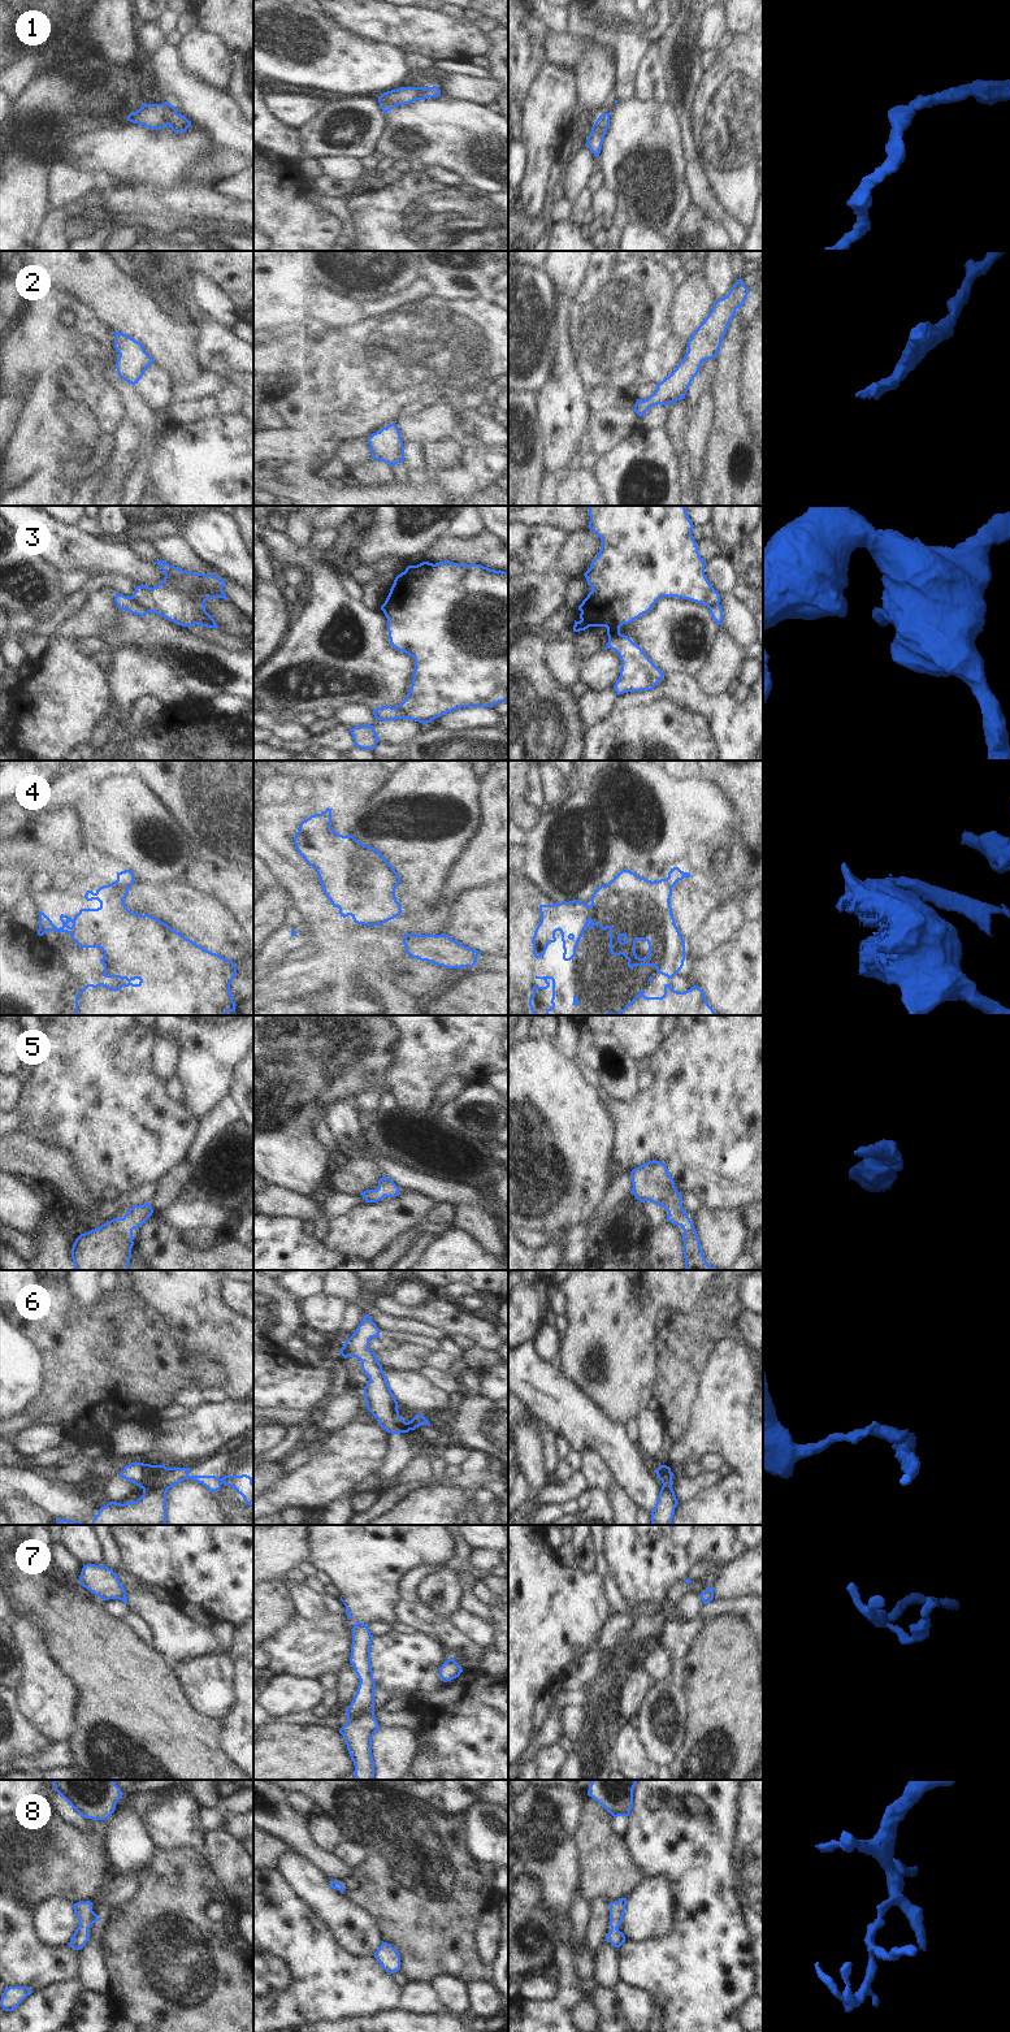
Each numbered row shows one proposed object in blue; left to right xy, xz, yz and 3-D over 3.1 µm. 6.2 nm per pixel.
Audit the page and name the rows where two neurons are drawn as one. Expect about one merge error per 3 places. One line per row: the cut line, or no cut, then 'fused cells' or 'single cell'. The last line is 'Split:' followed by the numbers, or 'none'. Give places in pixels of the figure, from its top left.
1: no cut; single cell
2: no cut; single cell
3: cut in xy along (130, 597), (150, 611); fused cells
4: cut in xy along (117, 876), (124, 885), (130, 885); fused cells
5: no cut; single cell
6: cut in xy along (154, 1465), (151, 1482), (143, 1489); fused cells
7: no cut; single cell
8: no cut; single cell
Split: 3, 4, 6

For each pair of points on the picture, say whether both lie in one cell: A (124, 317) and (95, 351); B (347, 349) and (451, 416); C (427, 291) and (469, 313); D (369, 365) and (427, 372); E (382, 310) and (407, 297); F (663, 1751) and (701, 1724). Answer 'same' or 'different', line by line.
A: different
B: different
C: different
D: same
E: same
F: different

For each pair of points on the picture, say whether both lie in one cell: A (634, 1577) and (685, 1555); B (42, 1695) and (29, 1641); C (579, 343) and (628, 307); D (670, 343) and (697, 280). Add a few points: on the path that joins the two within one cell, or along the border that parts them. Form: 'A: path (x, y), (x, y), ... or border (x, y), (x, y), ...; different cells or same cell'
A: path (647, 1564), (659, 1555), (672, 1555); same cell
B: path (42, 1682), (42, 1669), (37, 1654); same cell
C: path (590, 343), (616, 319); same cell
D: border (672, 302), (672, 328), (677, 334), (688, 339); different cells

